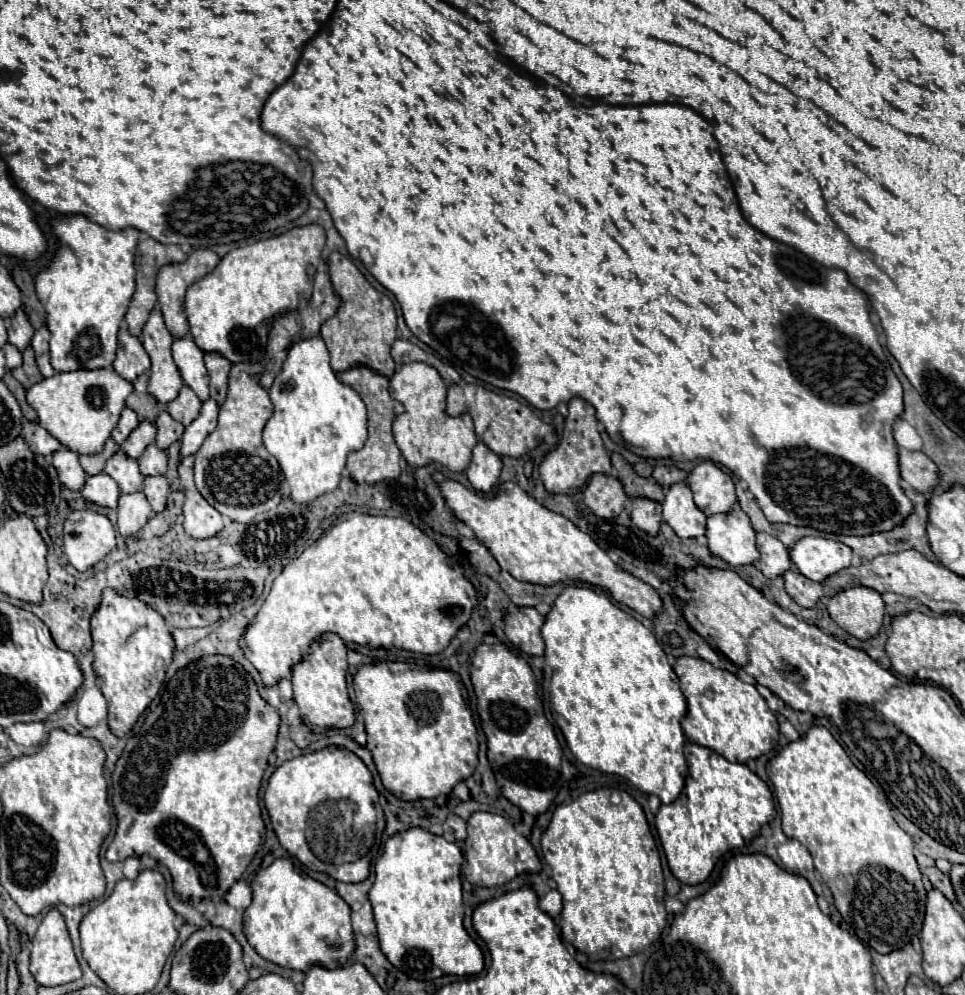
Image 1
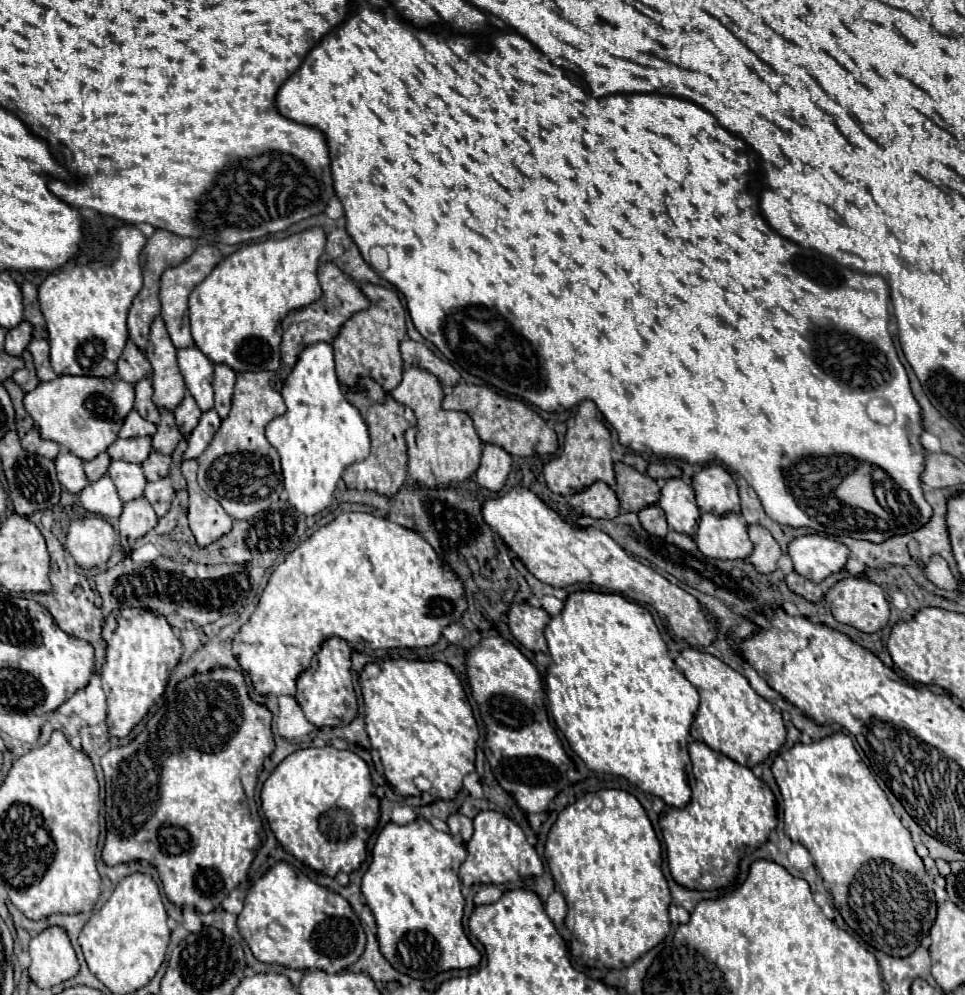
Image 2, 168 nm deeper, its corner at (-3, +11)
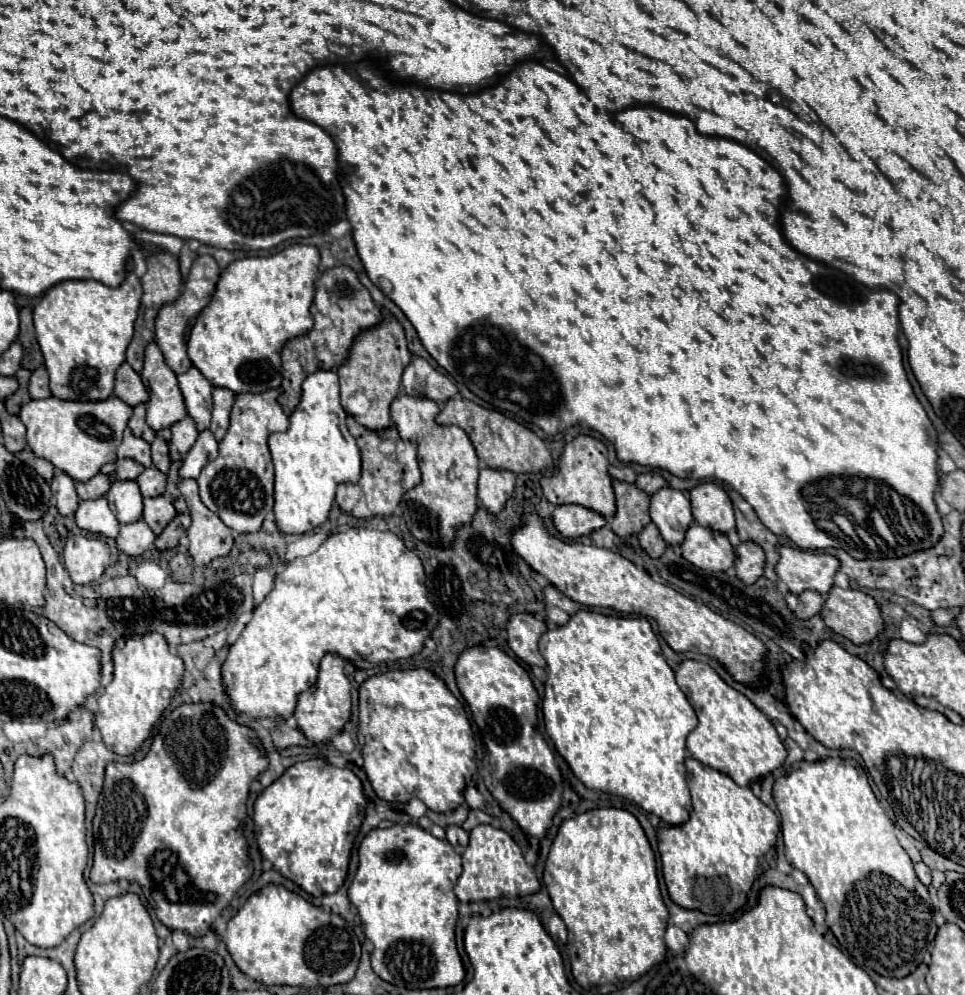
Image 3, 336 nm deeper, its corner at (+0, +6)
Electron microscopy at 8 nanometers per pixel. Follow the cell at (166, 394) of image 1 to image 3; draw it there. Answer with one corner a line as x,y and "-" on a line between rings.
150,343
146,347
144,369
140,377
150,393
150,401
146,403
146,423
154,431
170,429
176,421
182,421
186,417
186,407
176,375
164,363
162,351
156,343

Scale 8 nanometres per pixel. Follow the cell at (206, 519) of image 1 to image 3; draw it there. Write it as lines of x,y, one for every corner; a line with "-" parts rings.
182,479
178,489
192,515
192,525
188,529
188,553
192,555
194,563
208,565
212,559
228,555
234,545
232,531
200,501
196,481

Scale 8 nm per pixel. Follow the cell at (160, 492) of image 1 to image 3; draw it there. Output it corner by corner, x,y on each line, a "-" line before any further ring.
160,495
144,499
144,521
154,531
154,535
160,535
172,517
176,517
176,509
166,497

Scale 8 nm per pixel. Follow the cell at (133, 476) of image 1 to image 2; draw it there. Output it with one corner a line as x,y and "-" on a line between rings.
113,460
109,466
109,476
115,482
119,498
123,502
143,496
143,488
147,480
143,476
141,464
127,464
125,460

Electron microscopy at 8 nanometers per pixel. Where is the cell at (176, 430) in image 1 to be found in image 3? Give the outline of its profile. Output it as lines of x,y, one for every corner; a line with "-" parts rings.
162,429
162,431
156,433
156,439
152,443
152,463
162,473
168,473
168,467
170,467
170,457
168,457
168,441
170,441
170,437
172,437
170,429

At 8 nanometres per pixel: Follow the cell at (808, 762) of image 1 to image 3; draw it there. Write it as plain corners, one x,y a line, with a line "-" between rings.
836,757
816,763
794,763
786,769
786,775
776,779
774,801
780,811
786,859
812,883
824,903
826,925
838,943
858,965
884,977
900,979
912,973
922,963
922,949
936,933
934,911
928,889
918,881
914,863
896,839
896,825
880,809
864,769
856,761

